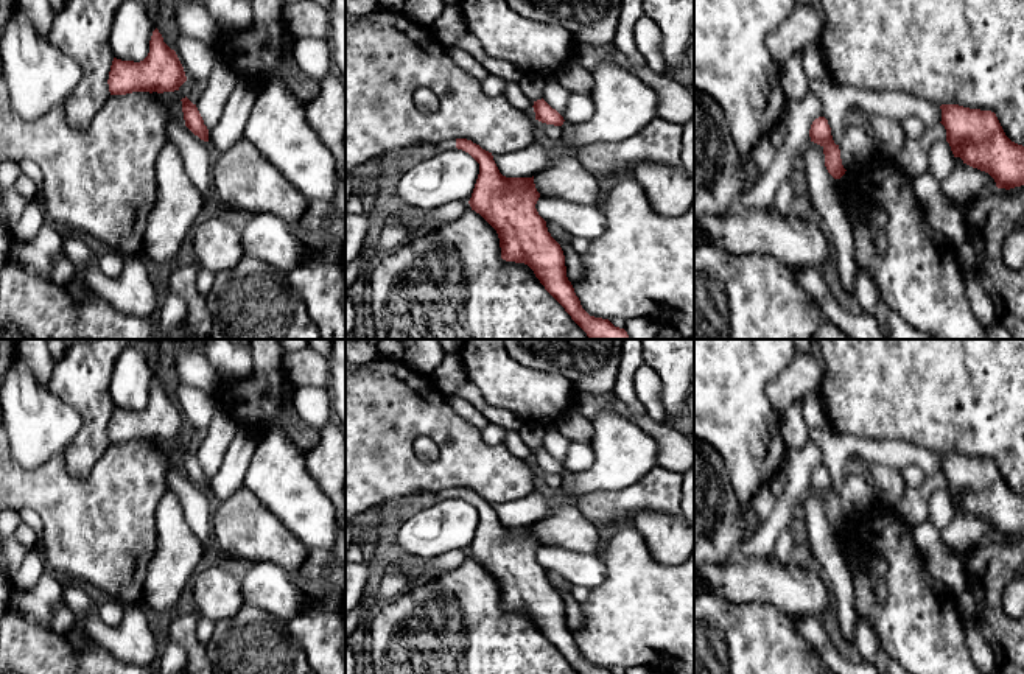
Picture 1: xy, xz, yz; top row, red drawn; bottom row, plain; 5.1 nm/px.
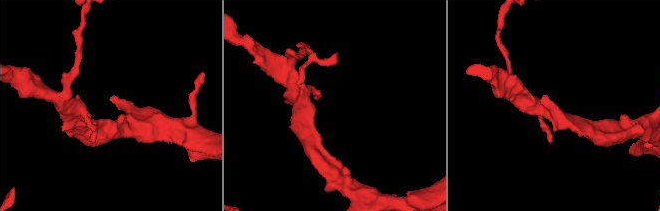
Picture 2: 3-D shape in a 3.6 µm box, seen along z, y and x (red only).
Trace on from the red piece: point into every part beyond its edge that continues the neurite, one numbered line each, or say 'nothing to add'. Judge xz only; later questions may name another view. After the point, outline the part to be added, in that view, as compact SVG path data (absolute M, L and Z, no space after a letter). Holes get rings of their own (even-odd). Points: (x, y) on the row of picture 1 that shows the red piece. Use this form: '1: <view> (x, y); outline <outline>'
nothing to add

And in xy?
nothing to add

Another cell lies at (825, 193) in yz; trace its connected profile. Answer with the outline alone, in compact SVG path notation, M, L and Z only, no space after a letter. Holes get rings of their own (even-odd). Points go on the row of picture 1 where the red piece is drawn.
M814 142L800 154L797 168L805 176L811 202L817 209L822 226L831 238L840 282L847 293L856 294L854 235L850 218L845 213L839 181L828 173L823 149Z

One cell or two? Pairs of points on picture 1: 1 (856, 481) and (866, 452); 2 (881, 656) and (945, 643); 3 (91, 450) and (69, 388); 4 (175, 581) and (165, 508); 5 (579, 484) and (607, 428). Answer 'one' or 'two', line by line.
1: two
2: two
3: one
4: one
5: one

